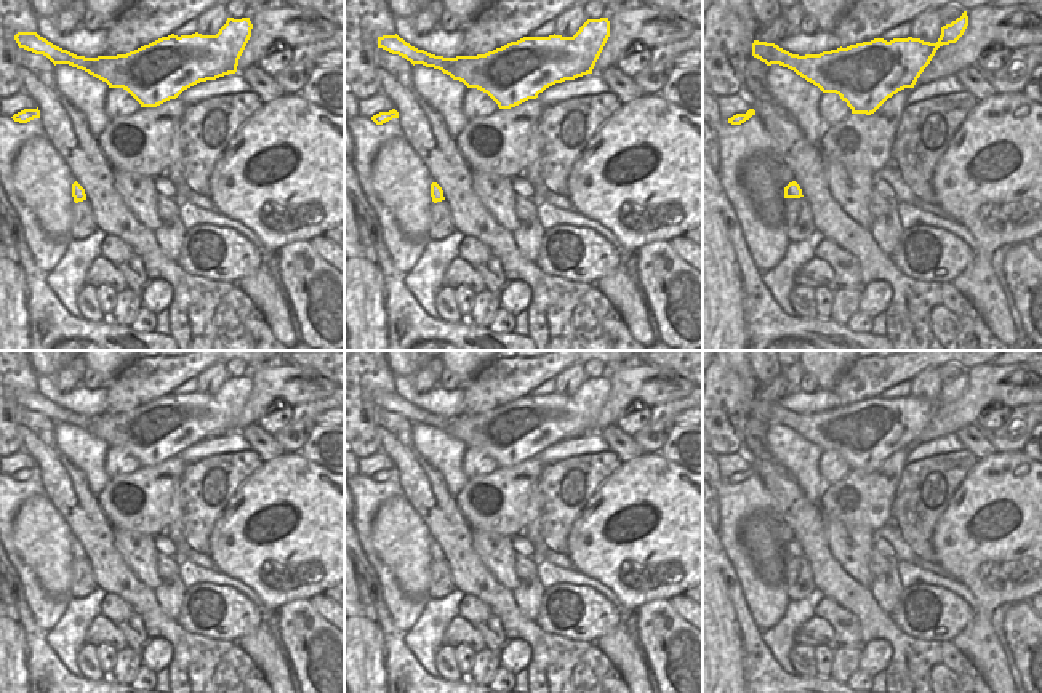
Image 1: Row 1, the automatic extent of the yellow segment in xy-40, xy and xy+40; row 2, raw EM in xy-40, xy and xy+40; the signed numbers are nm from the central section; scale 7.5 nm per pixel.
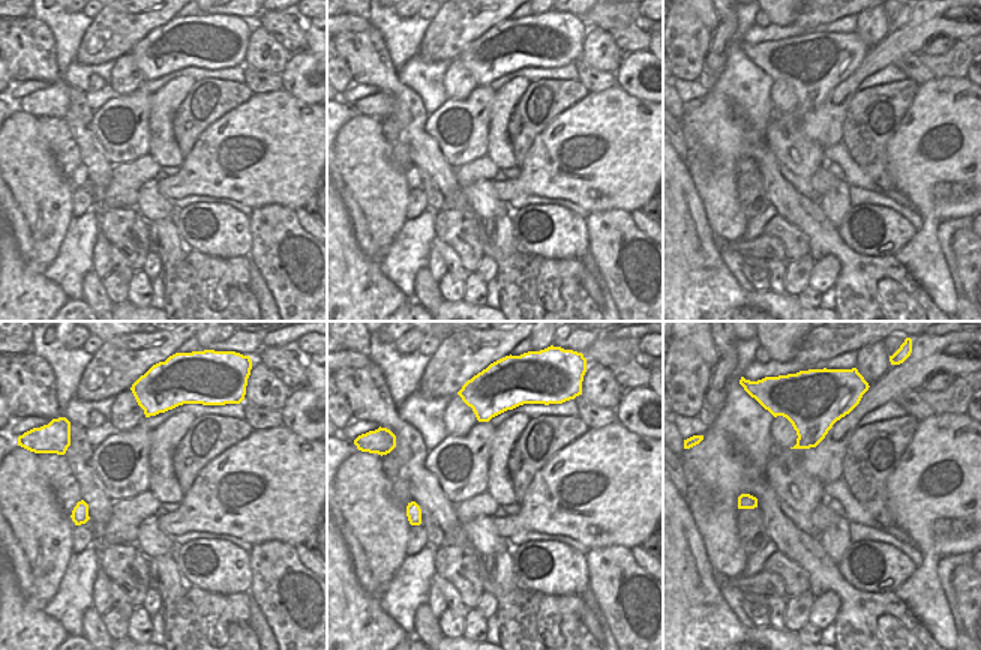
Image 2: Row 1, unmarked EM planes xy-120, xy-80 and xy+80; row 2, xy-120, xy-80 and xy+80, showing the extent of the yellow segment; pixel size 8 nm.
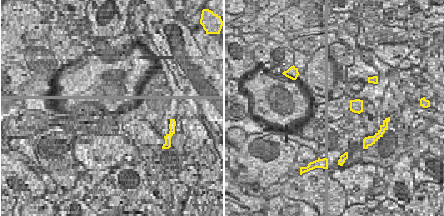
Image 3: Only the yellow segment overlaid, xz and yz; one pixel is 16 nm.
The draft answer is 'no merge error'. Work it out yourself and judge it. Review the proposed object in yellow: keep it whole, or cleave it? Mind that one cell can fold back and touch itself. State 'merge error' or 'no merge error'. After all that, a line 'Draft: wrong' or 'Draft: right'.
no merge error
Draft: right

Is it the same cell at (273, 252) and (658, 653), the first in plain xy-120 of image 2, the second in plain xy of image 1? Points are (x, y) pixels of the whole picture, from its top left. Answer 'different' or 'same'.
same

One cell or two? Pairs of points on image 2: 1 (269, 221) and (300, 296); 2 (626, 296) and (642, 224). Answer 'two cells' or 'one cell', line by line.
1: one cell
2: two cells

